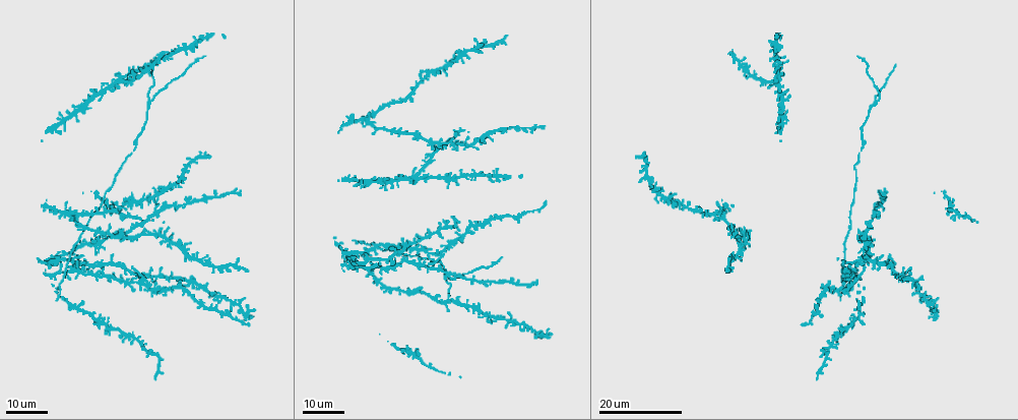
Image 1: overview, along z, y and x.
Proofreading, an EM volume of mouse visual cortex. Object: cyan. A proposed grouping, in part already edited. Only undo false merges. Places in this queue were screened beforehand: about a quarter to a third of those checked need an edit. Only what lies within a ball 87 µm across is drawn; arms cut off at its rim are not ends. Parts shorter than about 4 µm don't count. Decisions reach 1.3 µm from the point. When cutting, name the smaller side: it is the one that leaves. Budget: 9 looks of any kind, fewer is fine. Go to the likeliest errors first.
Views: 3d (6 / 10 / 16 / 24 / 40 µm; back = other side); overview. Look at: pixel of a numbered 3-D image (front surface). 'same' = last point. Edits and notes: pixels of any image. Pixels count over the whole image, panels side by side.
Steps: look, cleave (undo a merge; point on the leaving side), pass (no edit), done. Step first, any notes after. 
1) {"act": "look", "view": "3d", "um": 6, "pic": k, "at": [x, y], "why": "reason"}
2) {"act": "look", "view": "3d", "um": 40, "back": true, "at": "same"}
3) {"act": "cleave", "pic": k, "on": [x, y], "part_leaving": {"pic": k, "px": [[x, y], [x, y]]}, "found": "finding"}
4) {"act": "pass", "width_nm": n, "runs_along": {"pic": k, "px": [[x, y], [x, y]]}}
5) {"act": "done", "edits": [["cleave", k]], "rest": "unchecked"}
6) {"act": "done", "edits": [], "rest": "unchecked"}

{"act": "look", "view": "3d", "um": 16, "pic": 1, "at": [143, 284], "why": "looks like a crossing"}

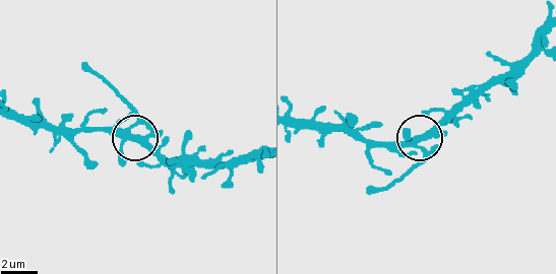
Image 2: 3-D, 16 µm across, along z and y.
{"act": "look", "view": "3d", "um": 6, "pic": 2, "at": [417, 145]}

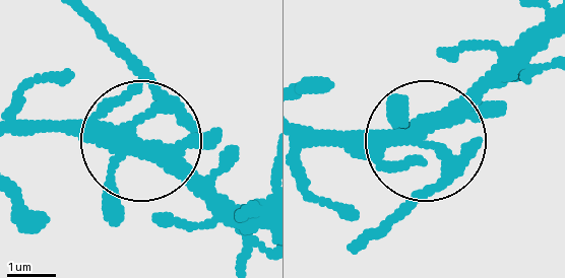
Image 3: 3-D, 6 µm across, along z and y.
{"act": "cleave", "pic": 3, "on": [134, 68], "part_leaving": {"pic": 3, "px": [[432, 145], [436, 178], [368, 230]]}, "found": "a second cell is stuck on"}

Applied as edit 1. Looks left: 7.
{"act": "look", "view": "3d", "um": 16, "pic": 1, "at": [446, 304], "why": "four-way junction"}

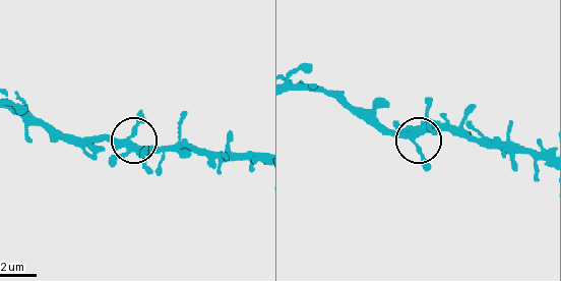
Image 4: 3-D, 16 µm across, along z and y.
{"act": "look", "view": "3d", "um": 10, "pic": 4, "at": [133, 145]}

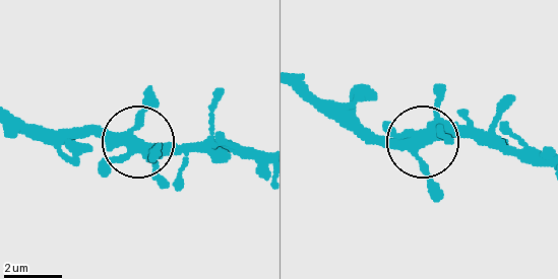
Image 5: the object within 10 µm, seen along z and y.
{"act": "pass", "runs_along": {"pic": 5, "px": [[13, 114], [43, 131], [135, 140], [144, 89]]}, "found": "continuous, no second cell"}

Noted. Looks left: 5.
{"act": "look", "view": "3d", "um": 16, "pic": 1, "at": [65, 265], "why": "a fork"}

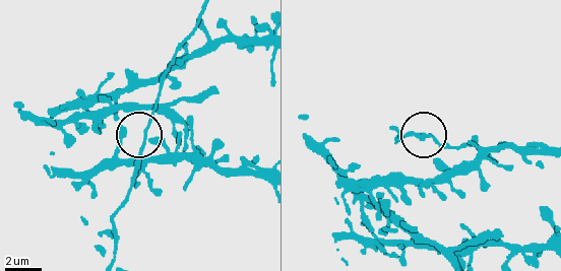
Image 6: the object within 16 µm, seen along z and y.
{"act": "look", "view": "3d", "um": 10, "pic": 6, "at": [144, 137]}

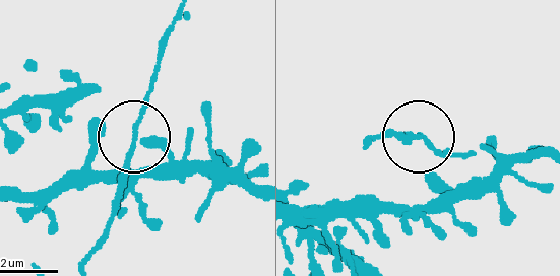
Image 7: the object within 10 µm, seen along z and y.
{"act": "pass", "arms": 3, "runs_along": {"pic": 7, "px": [[158, 74], [131, 144], [117, 214]]}, "found": "all the same cell"}

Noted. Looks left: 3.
{"act": "look", "view": "3d", "um": 16, "pic": 1, "at": [822, 285]}

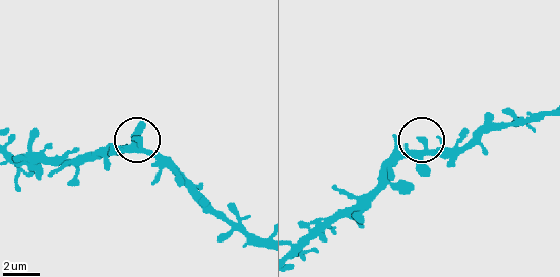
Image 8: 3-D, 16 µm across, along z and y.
{"act": "look", "view": "3d", "um": 6, "pic": 8, "at": [425, 147]}

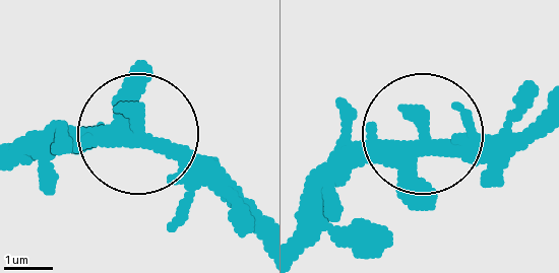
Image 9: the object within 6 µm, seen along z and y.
{"act": "look", "view": "3d", "um": 6, "back": true, "pic": 9, "at": [425, 131]}

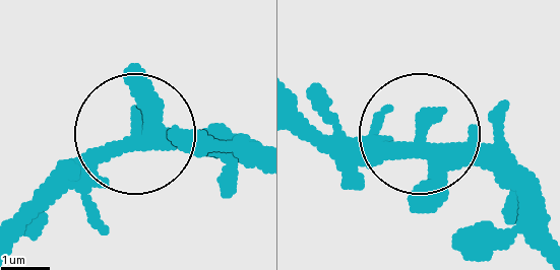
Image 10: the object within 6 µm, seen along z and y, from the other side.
{"act": "pass", "runs_along": {"pic": 10, "px": [[258, 163], [128, 143], [48, 208]]}, "found": "one cell here"}

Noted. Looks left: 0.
{"act": "done", "edits": [["cleave", 3]], "rest": "unchecked"}

